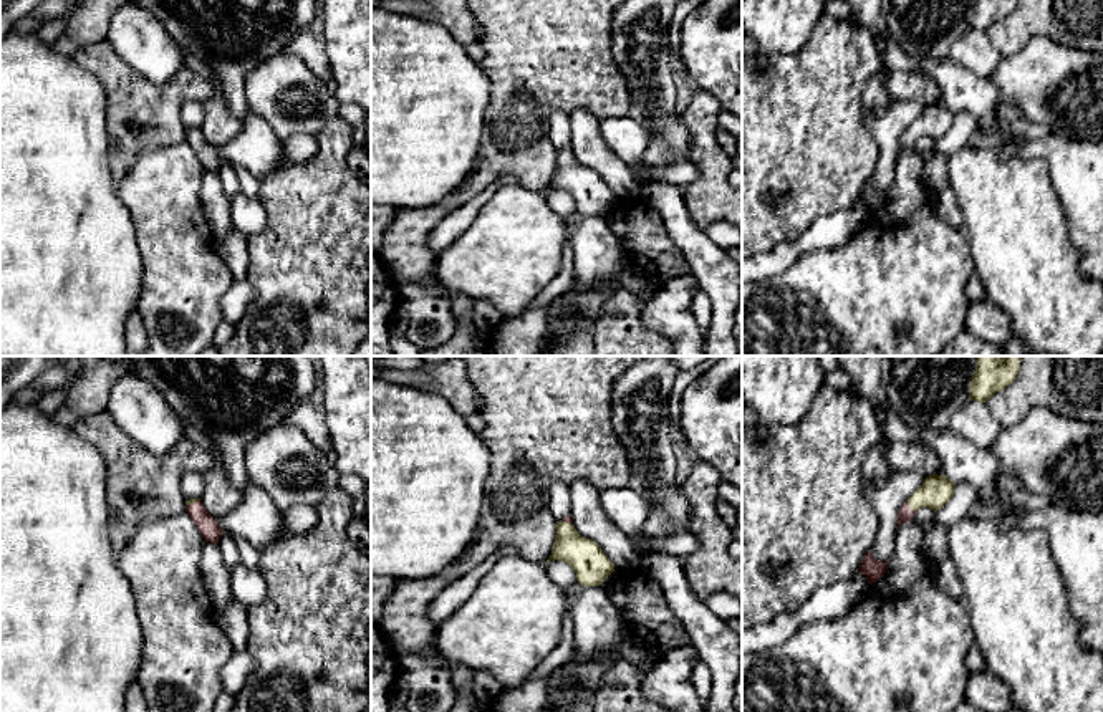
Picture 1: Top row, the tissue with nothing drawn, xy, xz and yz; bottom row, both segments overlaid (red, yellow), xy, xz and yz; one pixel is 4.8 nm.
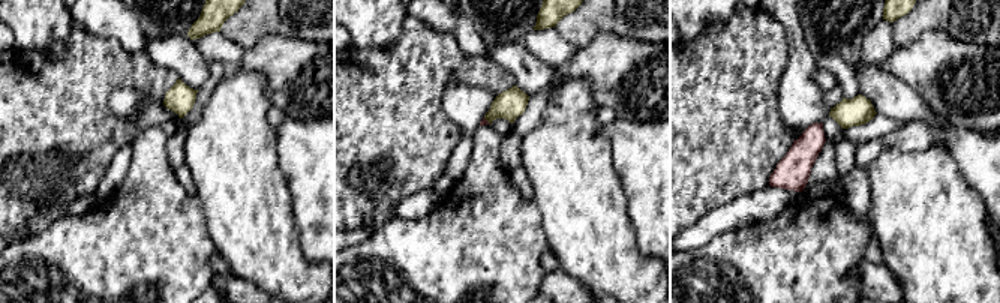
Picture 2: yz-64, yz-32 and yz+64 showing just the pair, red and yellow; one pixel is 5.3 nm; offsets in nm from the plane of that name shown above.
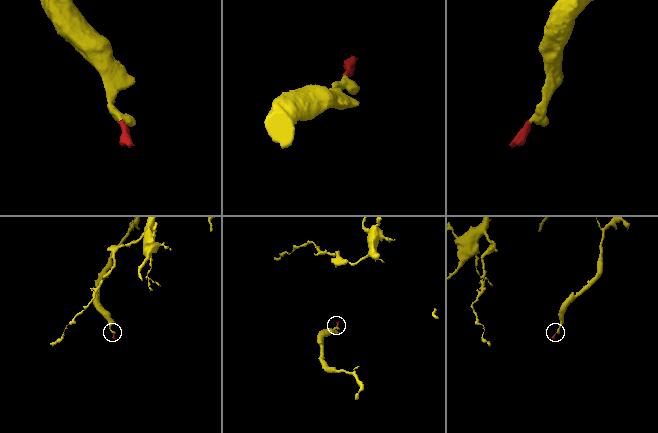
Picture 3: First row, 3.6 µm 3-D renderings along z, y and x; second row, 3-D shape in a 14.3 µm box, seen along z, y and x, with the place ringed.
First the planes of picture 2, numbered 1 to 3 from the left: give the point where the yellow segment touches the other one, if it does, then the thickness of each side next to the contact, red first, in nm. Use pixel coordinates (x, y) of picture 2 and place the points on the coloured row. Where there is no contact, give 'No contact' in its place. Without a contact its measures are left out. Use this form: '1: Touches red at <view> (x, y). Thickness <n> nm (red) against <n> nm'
1: No contact
2: Touches red at yz-32 (486, 120). Thickness 40 nm (red) against 160 nm
3: No contact

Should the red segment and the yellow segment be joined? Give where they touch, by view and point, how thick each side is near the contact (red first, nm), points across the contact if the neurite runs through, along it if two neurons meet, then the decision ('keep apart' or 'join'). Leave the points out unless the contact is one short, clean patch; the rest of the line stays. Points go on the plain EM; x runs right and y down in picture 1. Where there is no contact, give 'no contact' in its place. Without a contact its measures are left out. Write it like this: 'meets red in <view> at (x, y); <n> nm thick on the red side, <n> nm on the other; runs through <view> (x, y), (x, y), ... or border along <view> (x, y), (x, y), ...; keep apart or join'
meets red in yz at (908, 134); 70 nm thick on the red side, 160 nm on the other; runs through yz (905, 143), (908, 134), (936, 120); join

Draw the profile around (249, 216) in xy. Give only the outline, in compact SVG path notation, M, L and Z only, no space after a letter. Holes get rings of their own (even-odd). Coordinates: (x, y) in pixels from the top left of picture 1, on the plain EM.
M237 192L230 199L230 215L234 227L247 238L258 233L267 222L267 212L260 200L250 199L242 192Z

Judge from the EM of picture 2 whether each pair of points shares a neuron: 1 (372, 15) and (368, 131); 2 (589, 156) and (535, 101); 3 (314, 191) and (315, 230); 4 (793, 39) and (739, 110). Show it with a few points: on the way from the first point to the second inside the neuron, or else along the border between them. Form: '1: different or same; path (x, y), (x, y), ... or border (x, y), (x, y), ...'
1: different; border (401, 27), (401, 32), (383, 47), (351, 45)
2: different; border (547, 99), (541, 119), (522, 137)
3: same; path (315, 200), (315, 221)
4: different; border (769, 15), (783, 27), (787, 45), (780, 80)

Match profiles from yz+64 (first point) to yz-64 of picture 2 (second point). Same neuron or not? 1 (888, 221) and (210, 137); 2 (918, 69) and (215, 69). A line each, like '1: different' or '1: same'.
1: same
2: different

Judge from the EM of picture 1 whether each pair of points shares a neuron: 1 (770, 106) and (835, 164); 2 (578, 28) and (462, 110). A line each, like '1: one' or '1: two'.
1: one
2: two

